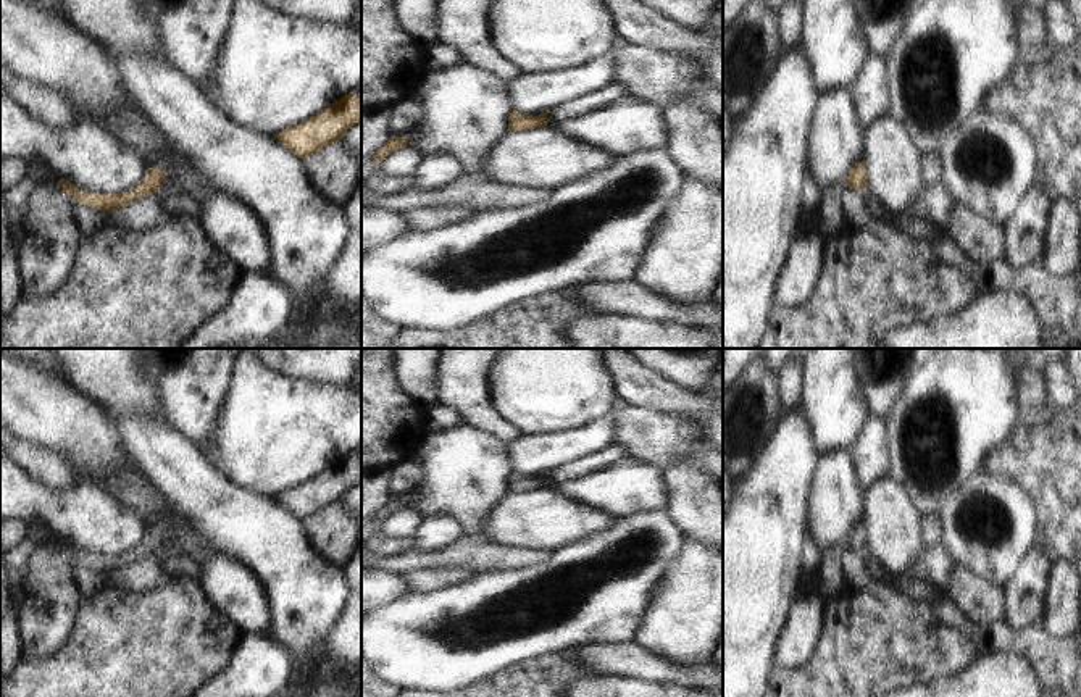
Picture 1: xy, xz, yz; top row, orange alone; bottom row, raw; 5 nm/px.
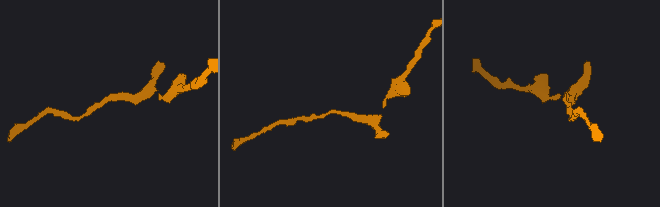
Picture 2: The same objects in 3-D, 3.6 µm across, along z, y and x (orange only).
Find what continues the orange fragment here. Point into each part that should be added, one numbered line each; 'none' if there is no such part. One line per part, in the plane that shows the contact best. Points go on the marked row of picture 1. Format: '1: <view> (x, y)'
none.

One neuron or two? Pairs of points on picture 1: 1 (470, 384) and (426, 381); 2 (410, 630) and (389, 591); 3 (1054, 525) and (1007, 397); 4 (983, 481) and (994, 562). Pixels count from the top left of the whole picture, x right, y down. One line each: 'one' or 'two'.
1: two
2: two
3: two
4: one

